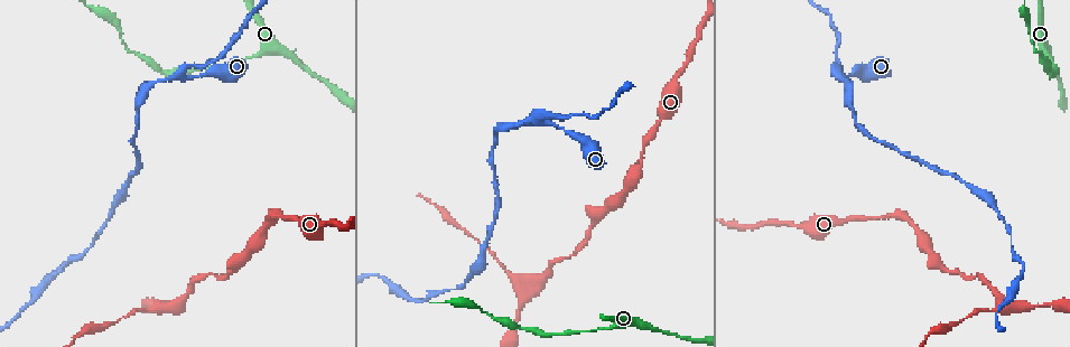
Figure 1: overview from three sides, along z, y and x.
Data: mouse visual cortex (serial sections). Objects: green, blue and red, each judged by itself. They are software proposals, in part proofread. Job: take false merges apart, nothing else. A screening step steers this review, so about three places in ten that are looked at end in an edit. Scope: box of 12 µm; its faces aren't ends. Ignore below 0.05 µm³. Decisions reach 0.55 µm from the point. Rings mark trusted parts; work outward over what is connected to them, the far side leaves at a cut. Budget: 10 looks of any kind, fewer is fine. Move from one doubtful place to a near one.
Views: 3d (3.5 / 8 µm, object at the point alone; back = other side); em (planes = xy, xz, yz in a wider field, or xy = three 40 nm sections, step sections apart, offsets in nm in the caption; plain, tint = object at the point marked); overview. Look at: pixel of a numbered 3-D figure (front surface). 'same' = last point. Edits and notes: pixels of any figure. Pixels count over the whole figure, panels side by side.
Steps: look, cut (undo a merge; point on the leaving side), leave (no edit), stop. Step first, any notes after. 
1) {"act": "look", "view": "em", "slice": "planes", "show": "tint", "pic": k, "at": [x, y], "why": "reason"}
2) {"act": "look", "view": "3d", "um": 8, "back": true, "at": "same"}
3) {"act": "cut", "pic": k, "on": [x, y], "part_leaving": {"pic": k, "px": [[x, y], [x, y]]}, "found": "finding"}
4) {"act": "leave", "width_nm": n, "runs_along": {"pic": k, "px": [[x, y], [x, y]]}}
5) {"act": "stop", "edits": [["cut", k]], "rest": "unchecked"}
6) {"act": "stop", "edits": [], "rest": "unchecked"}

{"act": "look", "view": "3d", "um": 3.5, "pic": 1, "at": [797, 226], "why": "calibre changes"}

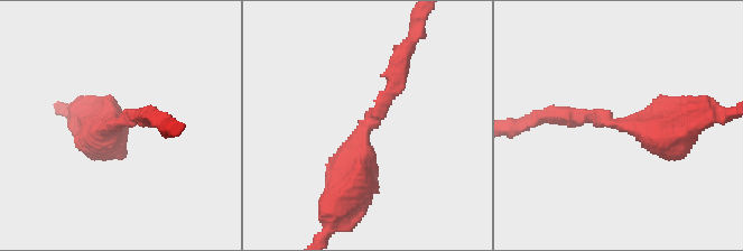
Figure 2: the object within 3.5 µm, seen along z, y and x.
{"act": "look", "view": "em", "slice": "xy", "step": 2, "show": "tint", "pic": 2, "at": [613, 121], "arm_widths_nm": [250, 600], "why": "now the EM"}

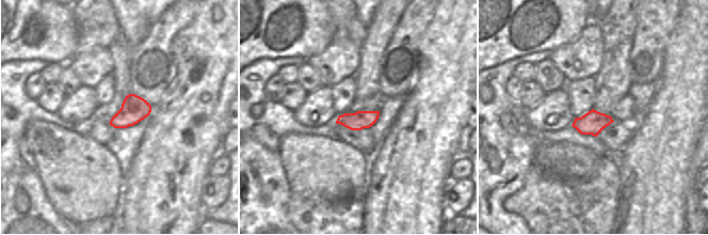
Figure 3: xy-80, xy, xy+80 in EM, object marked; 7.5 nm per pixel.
{"act": "leave", "runs_along": {"pic": 2, "px": [[351, 189], [361, 132], [402, 58]]}, "found": "one cell here"}

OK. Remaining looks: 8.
{"act": "look", "view": "3d", "um": 8, "pic": 1, "at": [840, 77], "why": "narrows sharply"}

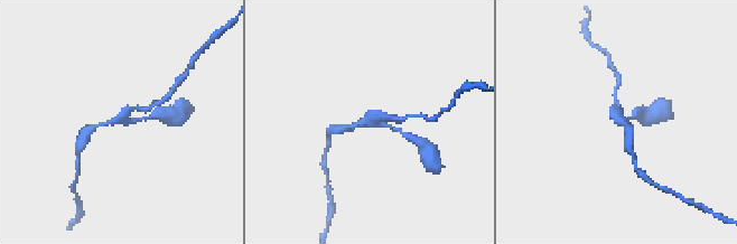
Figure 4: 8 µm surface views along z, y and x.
{"act": "look", "view": "3d", "um": 3.5, "pic": 4, "at": [373, 121], "why": "closer look"}

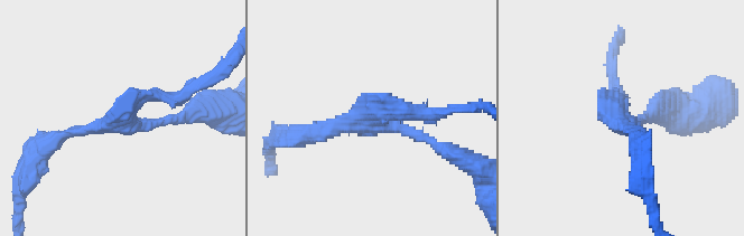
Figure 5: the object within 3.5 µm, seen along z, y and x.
{"act": "look", "view": "em", "slice": "xy", "step": 1, "show": "tint", "pic": 5, "at": [619, 122], "why": "now the EM"}

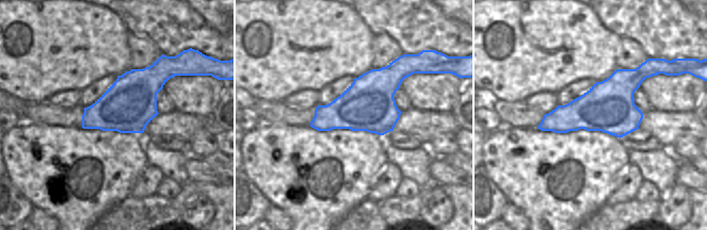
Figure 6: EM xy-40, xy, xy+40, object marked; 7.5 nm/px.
{"act": "leave", "arm_widths_nm": [150, 200, 200], "runs_along": {"pic": 5, "px": [[188, 112], [54, 139]]}, "found": "all the same cell"}

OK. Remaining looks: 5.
{"act": "look", "view": "3d", "um": 3.5, "pic": 1, "at": [159, 68], "why": "thin neck"}

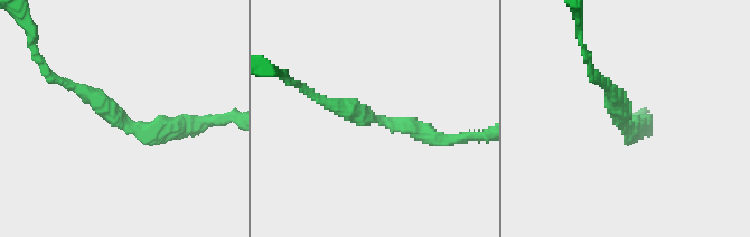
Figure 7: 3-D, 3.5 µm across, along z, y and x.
{"act": "look", "view": "em", "slice": "xy", "step": 5, "show": "tint", "pic": 7, "at": [623, 121], "arm_widths_nm": [250, 250]}

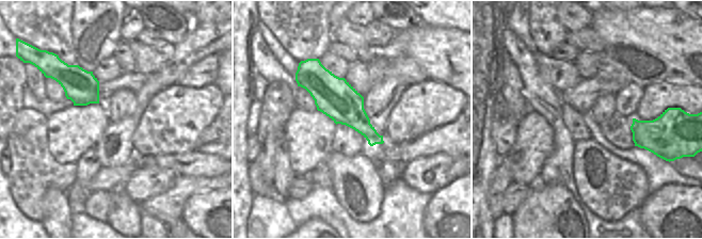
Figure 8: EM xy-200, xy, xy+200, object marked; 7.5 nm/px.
{"act": "leave", "runs_along": {"pic": 8, "px": [[305, 67], [380, 141]]}, "found": "one cell here"}

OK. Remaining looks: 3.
{"act": "look", "view": "3d", "um": 8, "back": true, "pic": 1, "at": [148, 310], "why": "thick turns thin"}

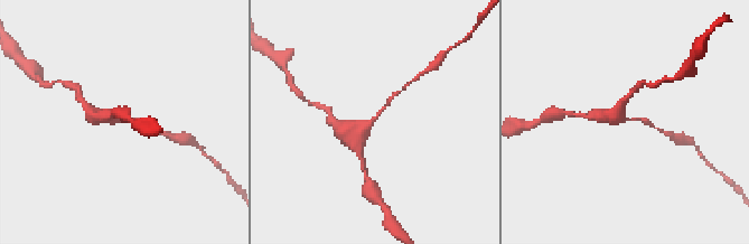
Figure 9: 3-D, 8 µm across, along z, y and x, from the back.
{"act": "look", "view": "3d", "um": 3.5, "back": true, "pic": 9, "at": [374, 118]}

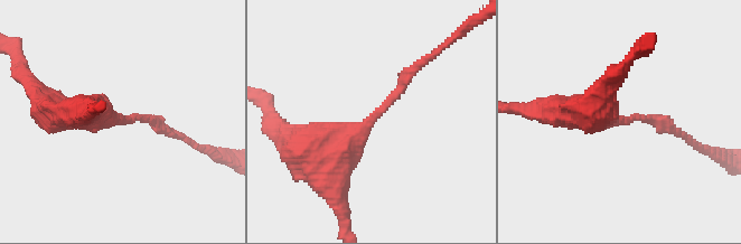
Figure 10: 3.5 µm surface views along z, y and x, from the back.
{"act": "look", "view": "em", "slice": "xy", "step": 5, "show": "tint", "pic": 10, "at": [120, 120], "arm_widths_nm": [150, 400]}

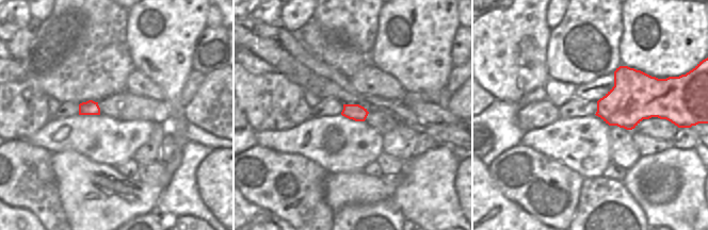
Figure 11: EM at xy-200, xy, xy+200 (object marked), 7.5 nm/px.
{"act": "leave", "width_nm": 120, "runs_along": {"pic": 10, "px": [[302, 143], [344, 143], [415, 66]]}, "found": "one cell here"}

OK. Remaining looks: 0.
{"act": "stop", "edits": [], "rest": "unchecked"}

